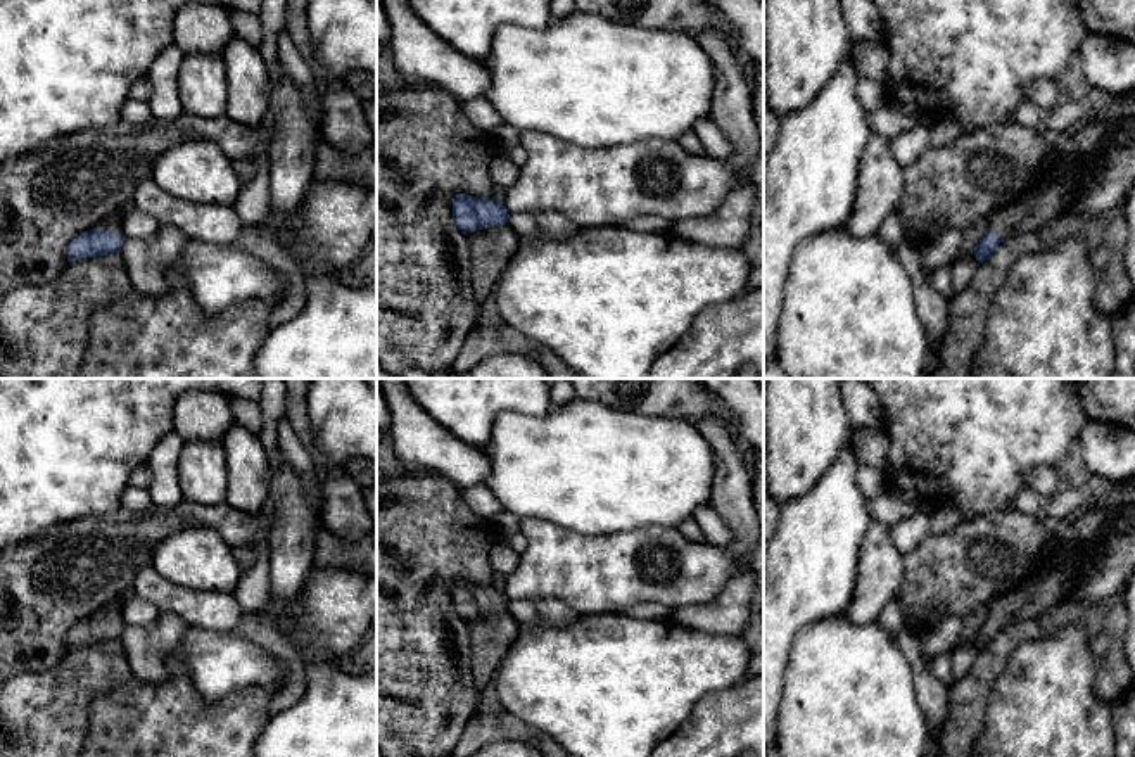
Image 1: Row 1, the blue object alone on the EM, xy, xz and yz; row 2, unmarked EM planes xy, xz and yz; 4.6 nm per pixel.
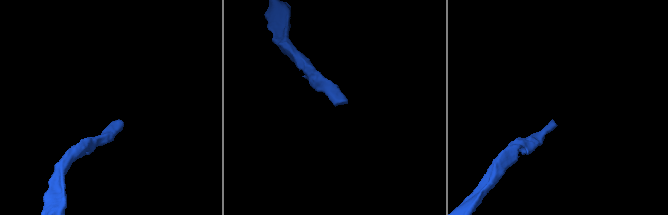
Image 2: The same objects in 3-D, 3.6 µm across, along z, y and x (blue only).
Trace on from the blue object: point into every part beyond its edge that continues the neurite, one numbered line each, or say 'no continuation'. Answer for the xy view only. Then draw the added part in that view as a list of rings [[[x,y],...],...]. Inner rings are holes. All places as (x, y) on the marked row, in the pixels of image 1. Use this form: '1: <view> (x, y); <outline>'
1: xy (113, 223); [[[114,214],[107,221],[104,221],[100,228],[111,230],[112,233],[121,235],[121,221],[123,221],[123,214]]]

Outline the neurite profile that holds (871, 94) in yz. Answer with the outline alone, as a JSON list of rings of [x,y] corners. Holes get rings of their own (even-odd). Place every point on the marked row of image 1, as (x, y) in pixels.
[[[860,78],[857,83],[857,99],[867,112],[876,111],[886,102],[883,83]]]

